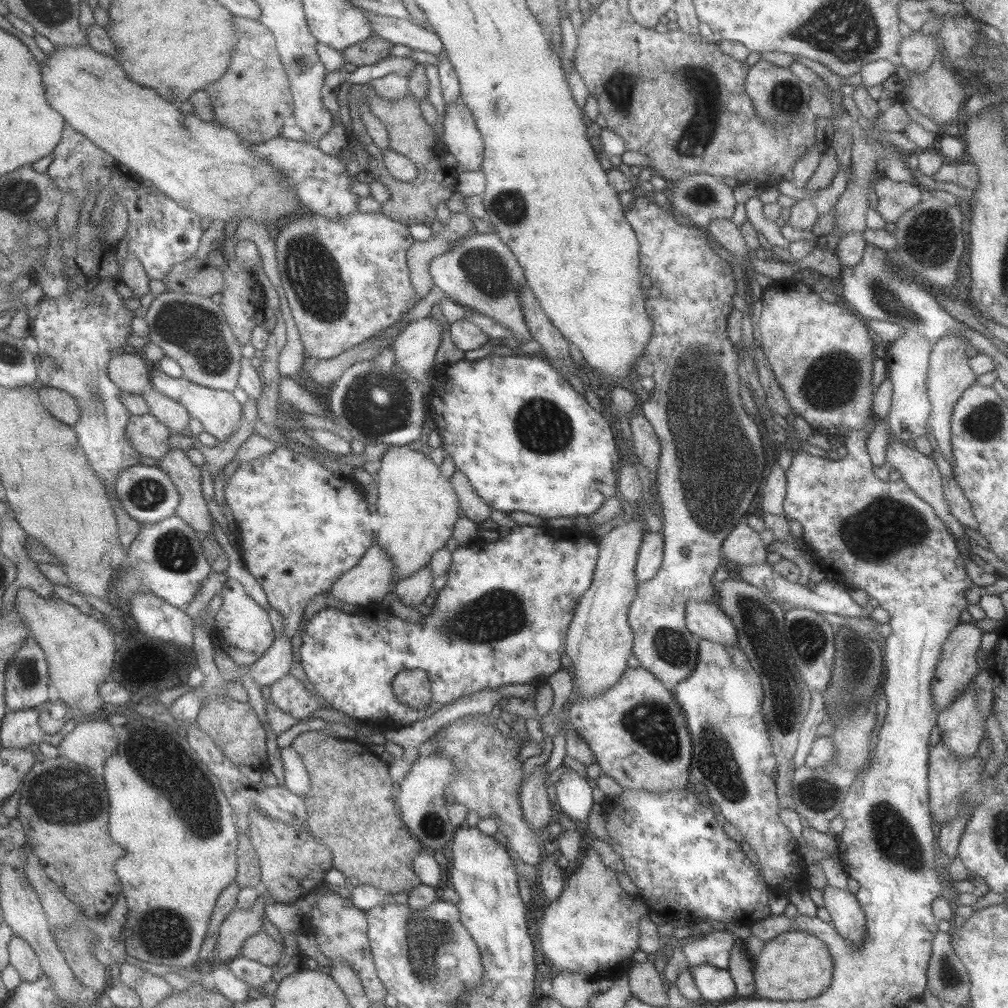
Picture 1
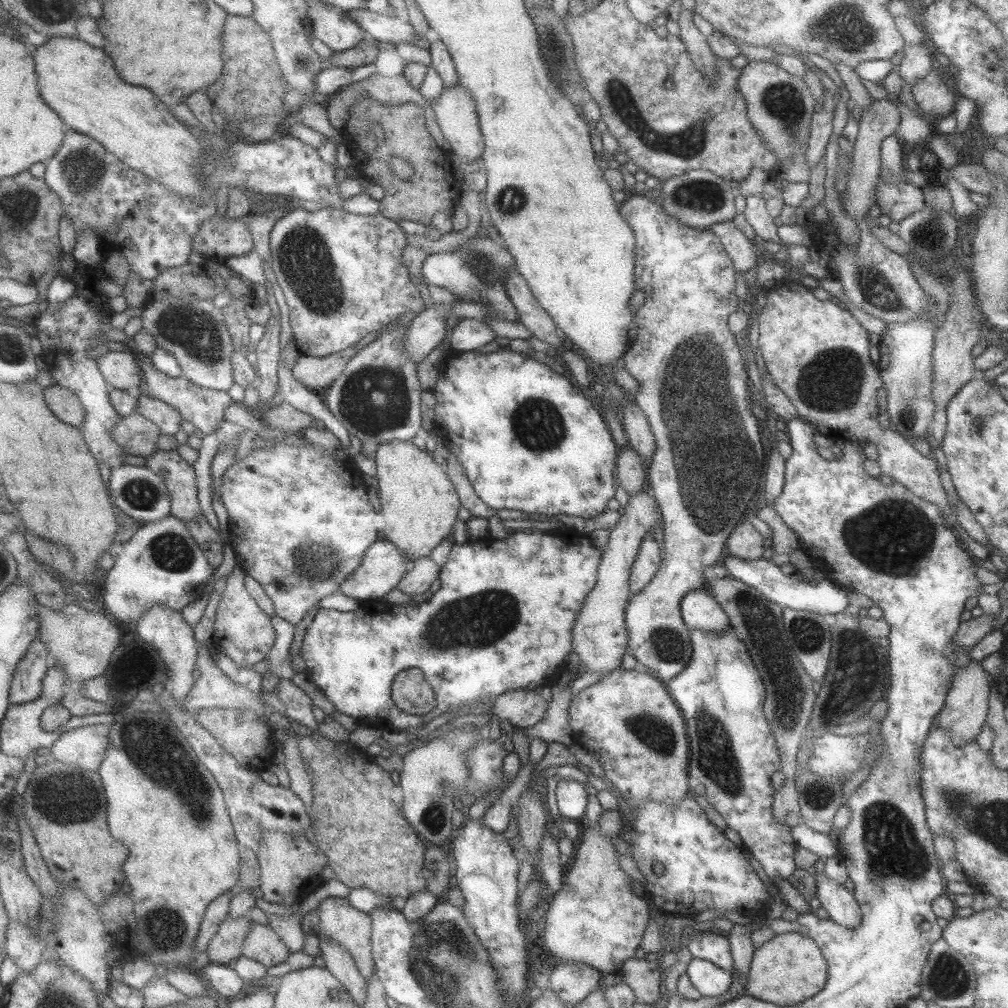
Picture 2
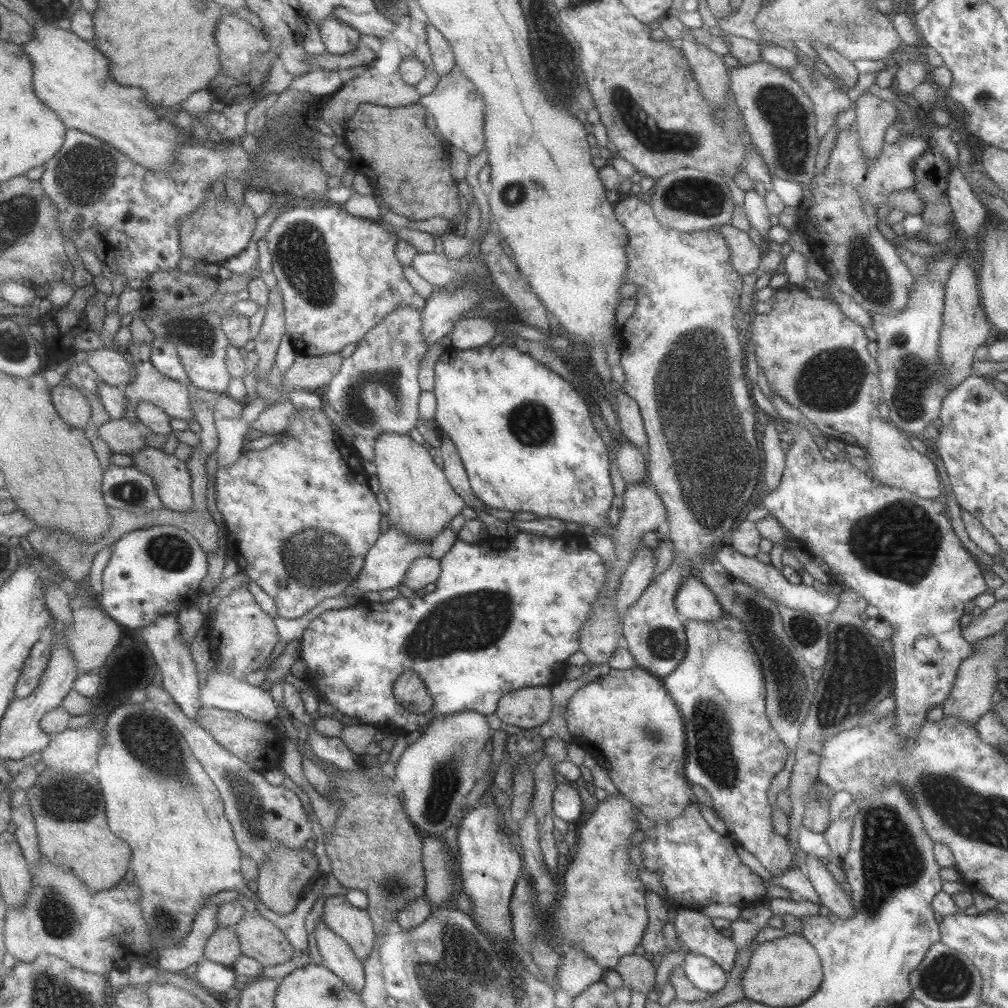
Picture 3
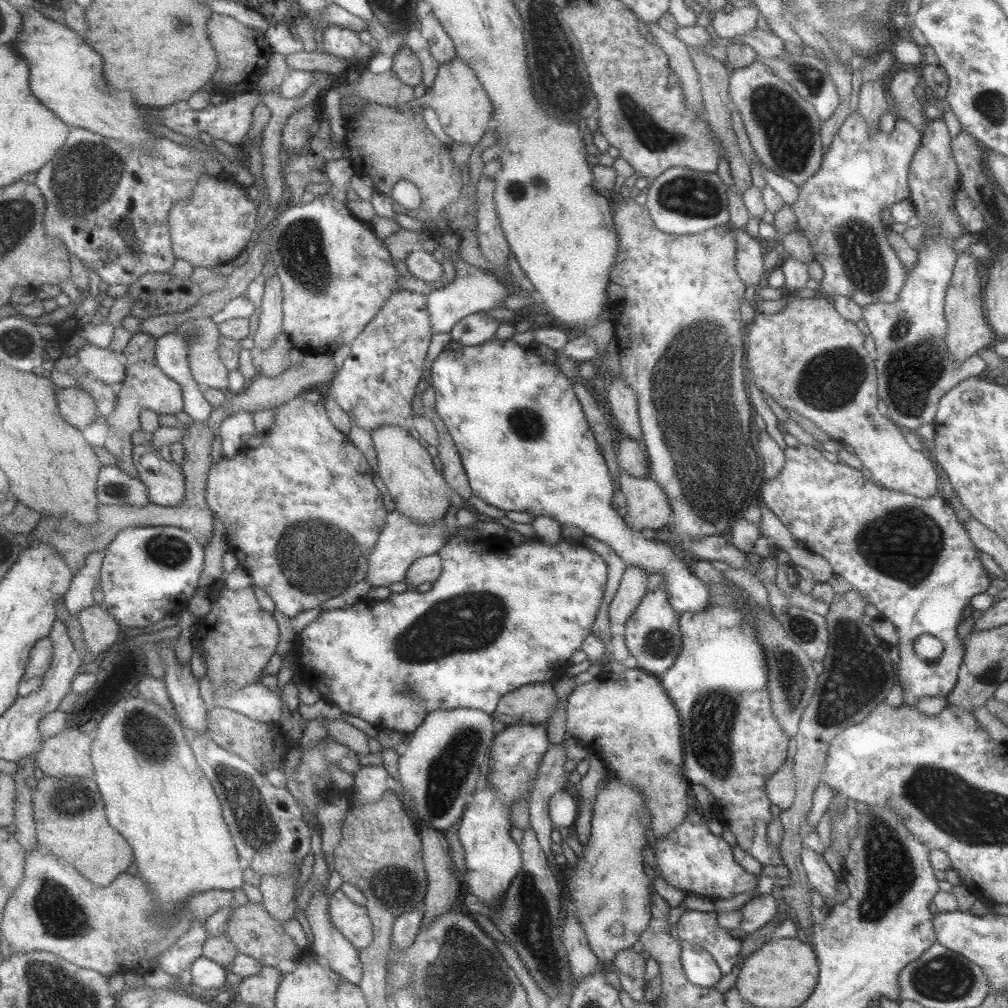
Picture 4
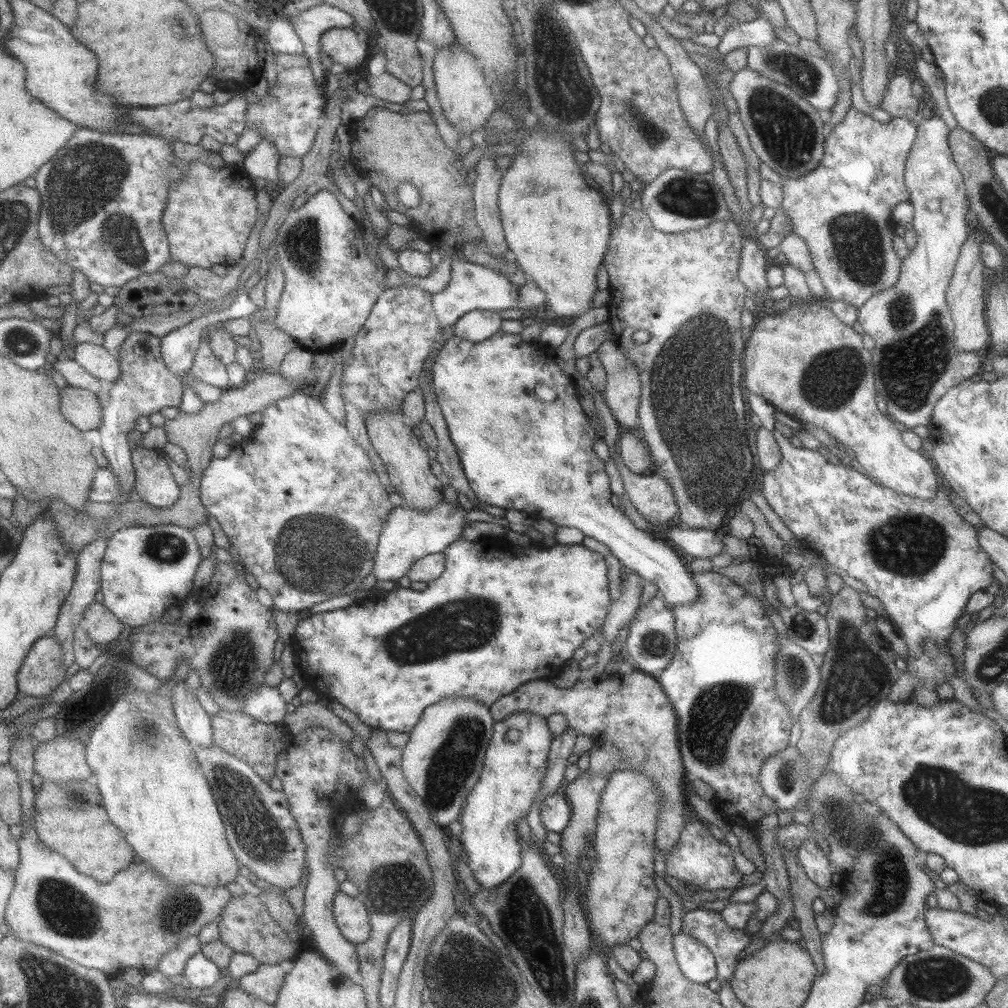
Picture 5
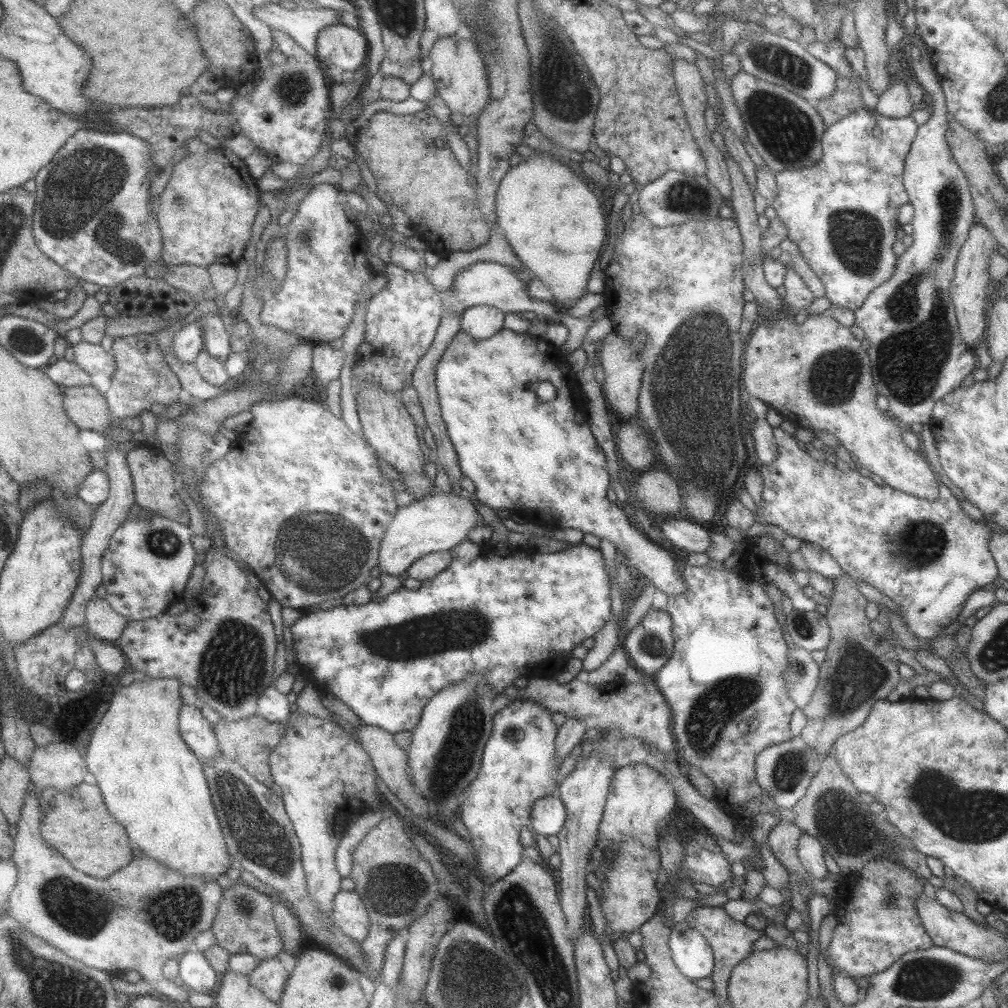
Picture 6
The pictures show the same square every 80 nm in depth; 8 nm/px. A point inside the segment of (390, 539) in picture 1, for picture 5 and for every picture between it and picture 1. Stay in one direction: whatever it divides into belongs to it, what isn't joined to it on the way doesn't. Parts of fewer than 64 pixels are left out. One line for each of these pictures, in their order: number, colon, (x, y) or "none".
2: (419, 504)
3: (421, 501)
4: (420, 492)
5: (407, 465)

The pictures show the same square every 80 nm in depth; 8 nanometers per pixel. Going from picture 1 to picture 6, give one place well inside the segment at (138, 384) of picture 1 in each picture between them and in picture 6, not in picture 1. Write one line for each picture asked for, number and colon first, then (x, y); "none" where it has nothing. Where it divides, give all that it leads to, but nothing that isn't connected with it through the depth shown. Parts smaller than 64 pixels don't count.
2: (120, 370)
3: (112, 366)
4: (103, 364)
5: (98, 362)
6: (91, 358)

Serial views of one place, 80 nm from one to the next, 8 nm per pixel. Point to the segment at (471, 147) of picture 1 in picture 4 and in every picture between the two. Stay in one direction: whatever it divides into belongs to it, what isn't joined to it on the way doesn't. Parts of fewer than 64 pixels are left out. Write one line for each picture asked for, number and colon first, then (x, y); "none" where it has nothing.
2: (454, 110)
3: (457, 107)
4: (462, 106)

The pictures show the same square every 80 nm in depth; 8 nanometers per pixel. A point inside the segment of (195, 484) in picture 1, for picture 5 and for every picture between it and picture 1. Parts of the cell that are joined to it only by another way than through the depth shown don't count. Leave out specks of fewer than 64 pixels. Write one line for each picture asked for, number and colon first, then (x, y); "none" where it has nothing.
2: (178, 476)
3: (169, 475)
4: (165, 487)
5: (155, 485)

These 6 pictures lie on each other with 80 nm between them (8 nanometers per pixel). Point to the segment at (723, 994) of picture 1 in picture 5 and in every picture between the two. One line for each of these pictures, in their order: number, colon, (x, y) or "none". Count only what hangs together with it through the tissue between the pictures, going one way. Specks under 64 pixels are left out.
2: (710, 980)
3: (702, 972)
4: (698, 966)
5: (695, 962)

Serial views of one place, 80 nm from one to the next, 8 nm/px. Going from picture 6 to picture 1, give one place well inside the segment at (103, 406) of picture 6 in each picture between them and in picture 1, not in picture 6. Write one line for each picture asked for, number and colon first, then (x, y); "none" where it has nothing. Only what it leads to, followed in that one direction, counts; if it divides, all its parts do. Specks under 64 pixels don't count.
1: (61, 405)
2: (64, 405)
3: (71, 405)
4: (76, 407)
5: (79, 407)

